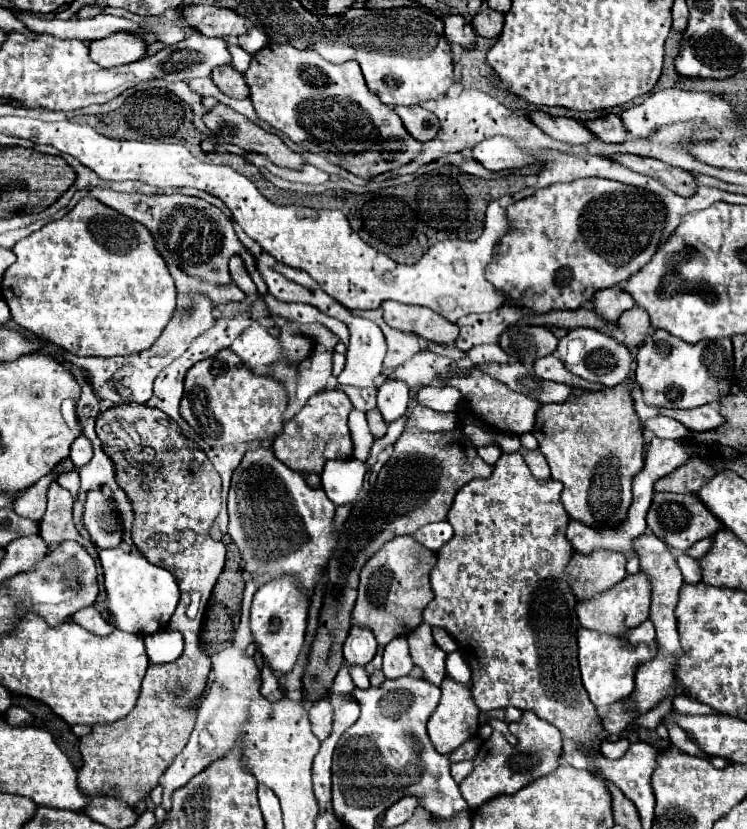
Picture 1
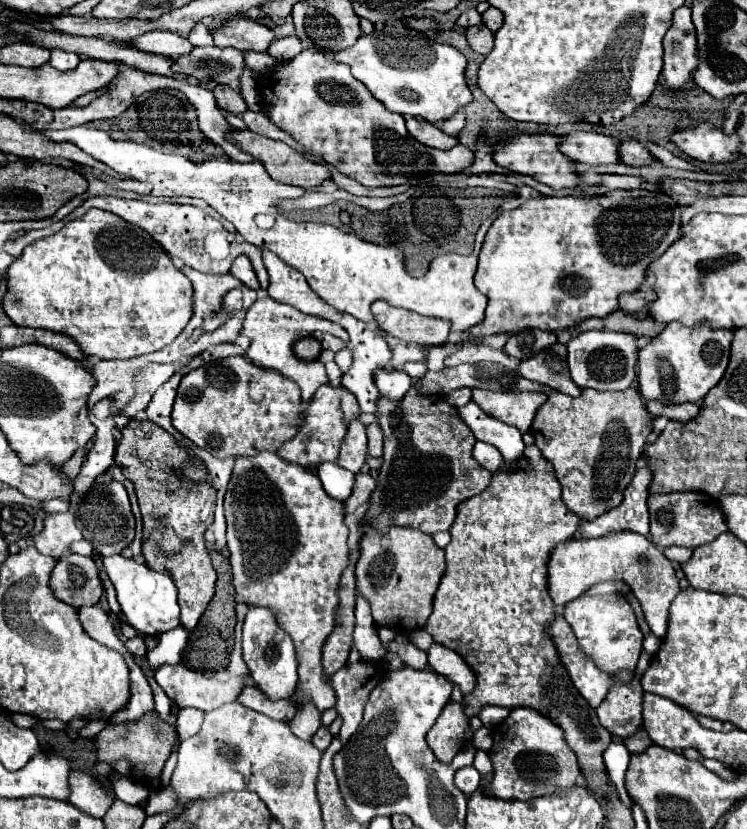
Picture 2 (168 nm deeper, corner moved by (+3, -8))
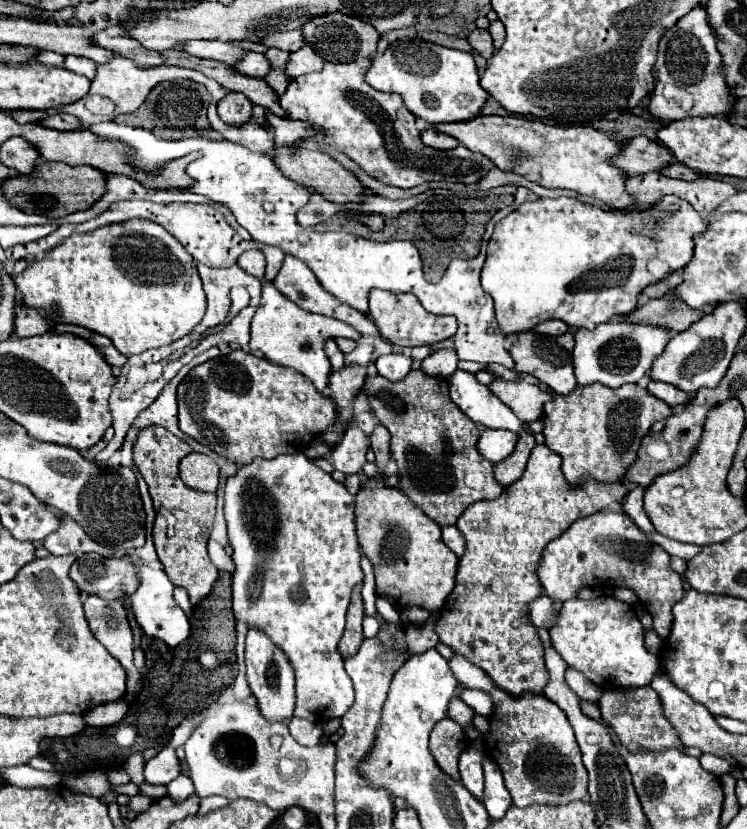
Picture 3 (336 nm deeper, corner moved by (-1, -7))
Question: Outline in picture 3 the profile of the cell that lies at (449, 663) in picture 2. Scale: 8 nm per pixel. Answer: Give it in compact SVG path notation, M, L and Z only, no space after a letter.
M456 655L450 659L450 669L456 677L458 683L462 683L464 687L470 689L480 689L485 691L492 697L494 701L494 711L490 715L490 731L484 735L484 753L494 759L494 763L498 765L498 769L502 771L504 777L504 785L512 795L512 803L516 807L528 807L532 803L540 803L540 805L568 805L570 801L582 801L588 793L588 773L582 765L582 755L572 731L572 725L568 721L568 717L562 713L562 709L558 709L558 705L554 705L550 699L546 699L544 695L534 695L534 693L522 693L518 697L514 695L506 695L500 687L496 687L492 683L492 679L474 663L470 663L466 657Z

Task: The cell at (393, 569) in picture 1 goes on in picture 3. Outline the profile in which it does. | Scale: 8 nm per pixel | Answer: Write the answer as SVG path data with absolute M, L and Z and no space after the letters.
M378 425L370 437L370 447L376 453L378 475L370 481L364 481L358 495L356 495L356 529L362 553L372 561L376 571L376 593L384 595L398 611L418 605L428 611L438 611L444 607L446 597L452 593L456 585L456 571L458 571L458 557L444 545L440 537L440 525L434 523L430 517L422 513L402 491L392 489L384 483L382 469L390 461L390 433L384 425Z

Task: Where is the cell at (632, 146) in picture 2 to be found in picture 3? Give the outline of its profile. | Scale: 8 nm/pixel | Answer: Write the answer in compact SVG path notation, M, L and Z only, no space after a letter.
M672 163L668 165L666 169L662 169L662 175L668 175L672 179L682 179L682 181L694 181L694 179L700 179L702 173L694 171L694 169L688 169L686 165L682 163Z

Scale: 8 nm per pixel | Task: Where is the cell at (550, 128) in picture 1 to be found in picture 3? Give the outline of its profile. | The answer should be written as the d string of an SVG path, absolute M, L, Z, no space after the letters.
M634 137L628 141L620 157L612 159L612 163L628 175L642 175L672 165L674 157L664 145L658 145L646 137Z

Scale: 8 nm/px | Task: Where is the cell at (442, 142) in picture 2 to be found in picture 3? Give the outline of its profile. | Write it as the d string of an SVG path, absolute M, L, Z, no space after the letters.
M434 129L422 131L422 143L430 145L430 147L434 147L434 149L454 149L454 147L460 145L458 141L454 141L454 137L448 137L448 135L438 133L438 131L434 131Z

